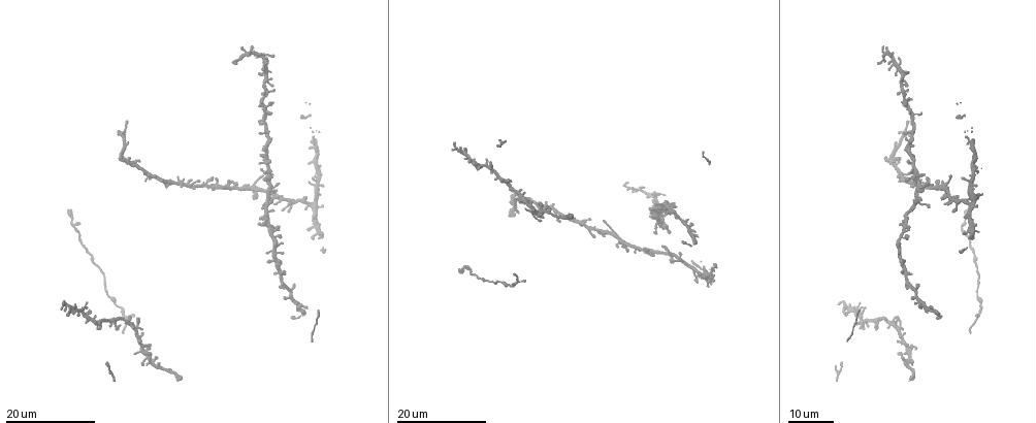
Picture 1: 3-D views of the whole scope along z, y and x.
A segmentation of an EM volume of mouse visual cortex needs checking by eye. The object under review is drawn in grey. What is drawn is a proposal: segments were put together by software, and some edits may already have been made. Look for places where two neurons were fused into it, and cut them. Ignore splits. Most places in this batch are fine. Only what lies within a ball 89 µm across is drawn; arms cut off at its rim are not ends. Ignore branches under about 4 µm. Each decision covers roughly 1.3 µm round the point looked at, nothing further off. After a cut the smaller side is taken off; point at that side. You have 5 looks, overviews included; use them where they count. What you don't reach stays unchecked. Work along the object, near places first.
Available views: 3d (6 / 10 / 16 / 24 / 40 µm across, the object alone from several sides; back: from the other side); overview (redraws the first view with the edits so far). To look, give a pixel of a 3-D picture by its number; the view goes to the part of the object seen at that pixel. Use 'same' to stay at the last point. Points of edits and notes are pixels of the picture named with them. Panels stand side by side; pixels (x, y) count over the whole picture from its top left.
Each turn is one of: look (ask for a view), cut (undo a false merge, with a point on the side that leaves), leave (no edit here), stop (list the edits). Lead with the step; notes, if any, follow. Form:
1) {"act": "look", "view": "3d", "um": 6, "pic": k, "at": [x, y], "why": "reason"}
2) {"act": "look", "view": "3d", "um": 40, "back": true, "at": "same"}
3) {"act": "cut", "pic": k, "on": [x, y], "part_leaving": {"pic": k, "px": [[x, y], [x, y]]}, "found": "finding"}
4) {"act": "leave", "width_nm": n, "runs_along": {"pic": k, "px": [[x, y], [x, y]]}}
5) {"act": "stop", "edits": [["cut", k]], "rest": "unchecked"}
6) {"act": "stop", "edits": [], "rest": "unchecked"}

{"act": "look", "view": "3d", "um": 16, "pic": 1, "at": [280, 195], "why": "looks like a crossing"}

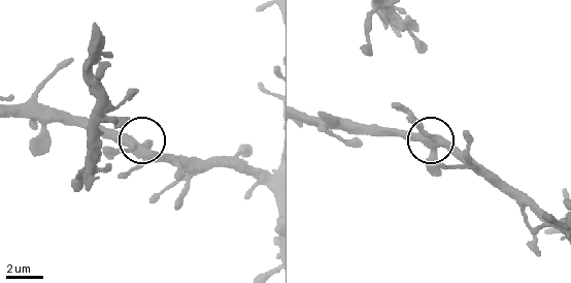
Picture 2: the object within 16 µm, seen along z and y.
{"act": "look", "view": "3d", "um": 6, "pic": 2, "at": [135, 144], "why": "closer look"}

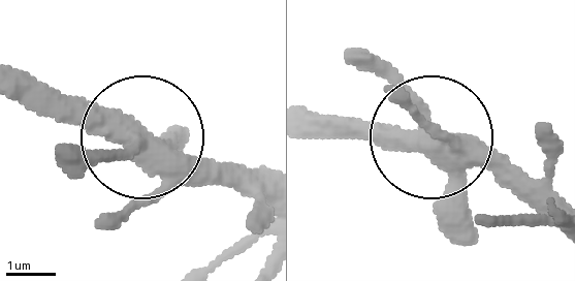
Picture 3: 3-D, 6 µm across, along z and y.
{"act": "leave", "found": "all the same neuron"}

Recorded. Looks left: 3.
{"act": "look", "view": "3d", "um": 24, "pic": 1, "at": [656, 222], "why": "looks like a crossing"}

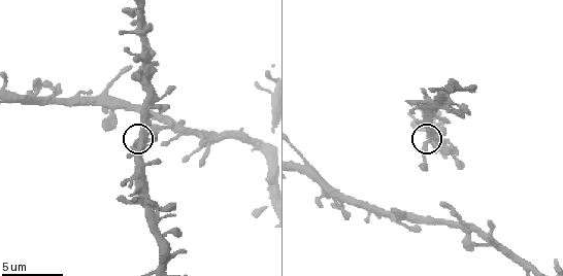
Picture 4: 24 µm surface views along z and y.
{"act": "look", "view": "3d", "um": 10, "pic": 4, "at": [431, 135]}

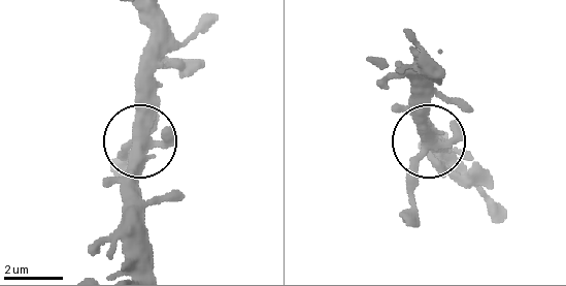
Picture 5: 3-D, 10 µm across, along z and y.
{"act": "leave", "side_arm_um": 113, "runs_along": {"pic": 5, "px": [[137, 148], [134, 215]]}, "found": "one neuron here"}

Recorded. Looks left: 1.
{"act": "stop", "edits": [], "rest": "unchecked"}

